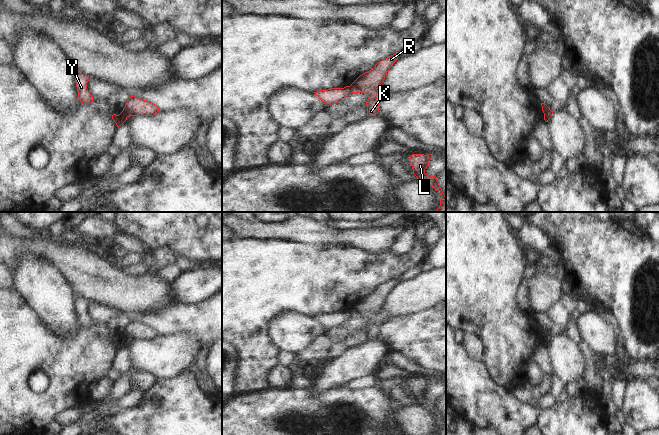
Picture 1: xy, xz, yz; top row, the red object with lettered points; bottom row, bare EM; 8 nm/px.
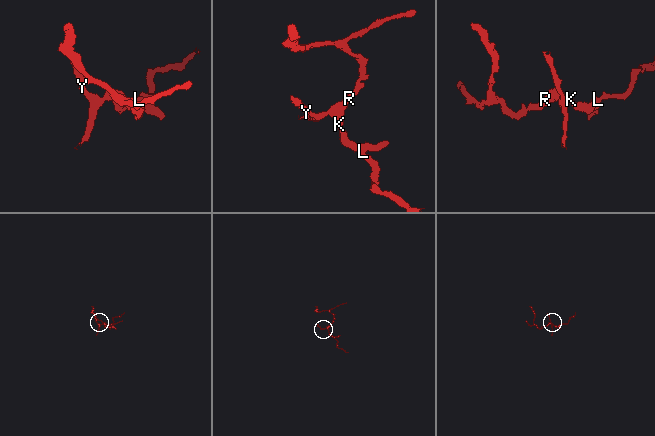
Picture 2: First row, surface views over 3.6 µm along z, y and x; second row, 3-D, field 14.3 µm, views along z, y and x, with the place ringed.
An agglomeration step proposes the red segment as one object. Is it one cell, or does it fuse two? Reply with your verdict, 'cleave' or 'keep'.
cleave

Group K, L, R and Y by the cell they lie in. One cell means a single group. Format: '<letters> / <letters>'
K L R / Y

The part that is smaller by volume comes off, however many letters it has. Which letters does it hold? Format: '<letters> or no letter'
Y

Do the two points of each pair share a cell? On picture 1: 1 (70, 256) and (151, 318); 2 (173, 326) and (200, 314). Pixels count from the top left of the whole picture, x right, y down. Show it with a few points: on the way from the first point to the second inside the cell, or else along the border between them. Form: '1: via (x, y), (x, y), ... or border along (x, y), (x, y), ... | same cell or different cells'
1: border along (167, 307), (153, 312), (133, 313), (130, 315) | different cells
2: via (180, 319), (193, 319) | same cell

